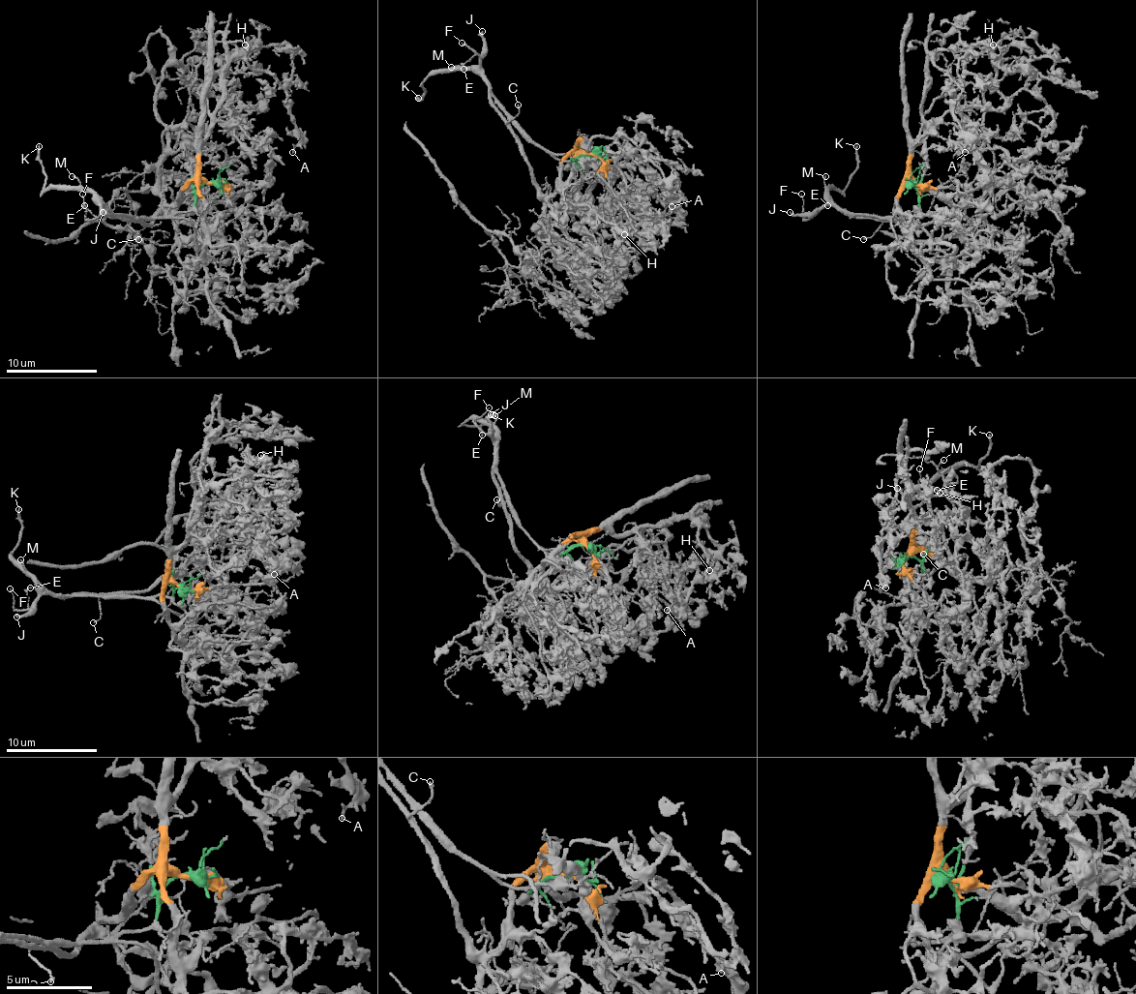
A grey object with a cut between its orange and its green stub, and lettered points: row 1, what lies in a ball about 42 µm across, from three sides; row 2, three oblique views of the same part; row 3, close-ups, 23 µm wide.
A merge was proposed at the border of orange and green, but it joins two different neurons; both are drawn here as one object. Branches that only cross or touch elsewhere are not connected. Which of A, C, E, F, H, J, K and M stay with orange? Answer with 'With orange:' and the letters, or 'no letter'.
With orange: A, H

